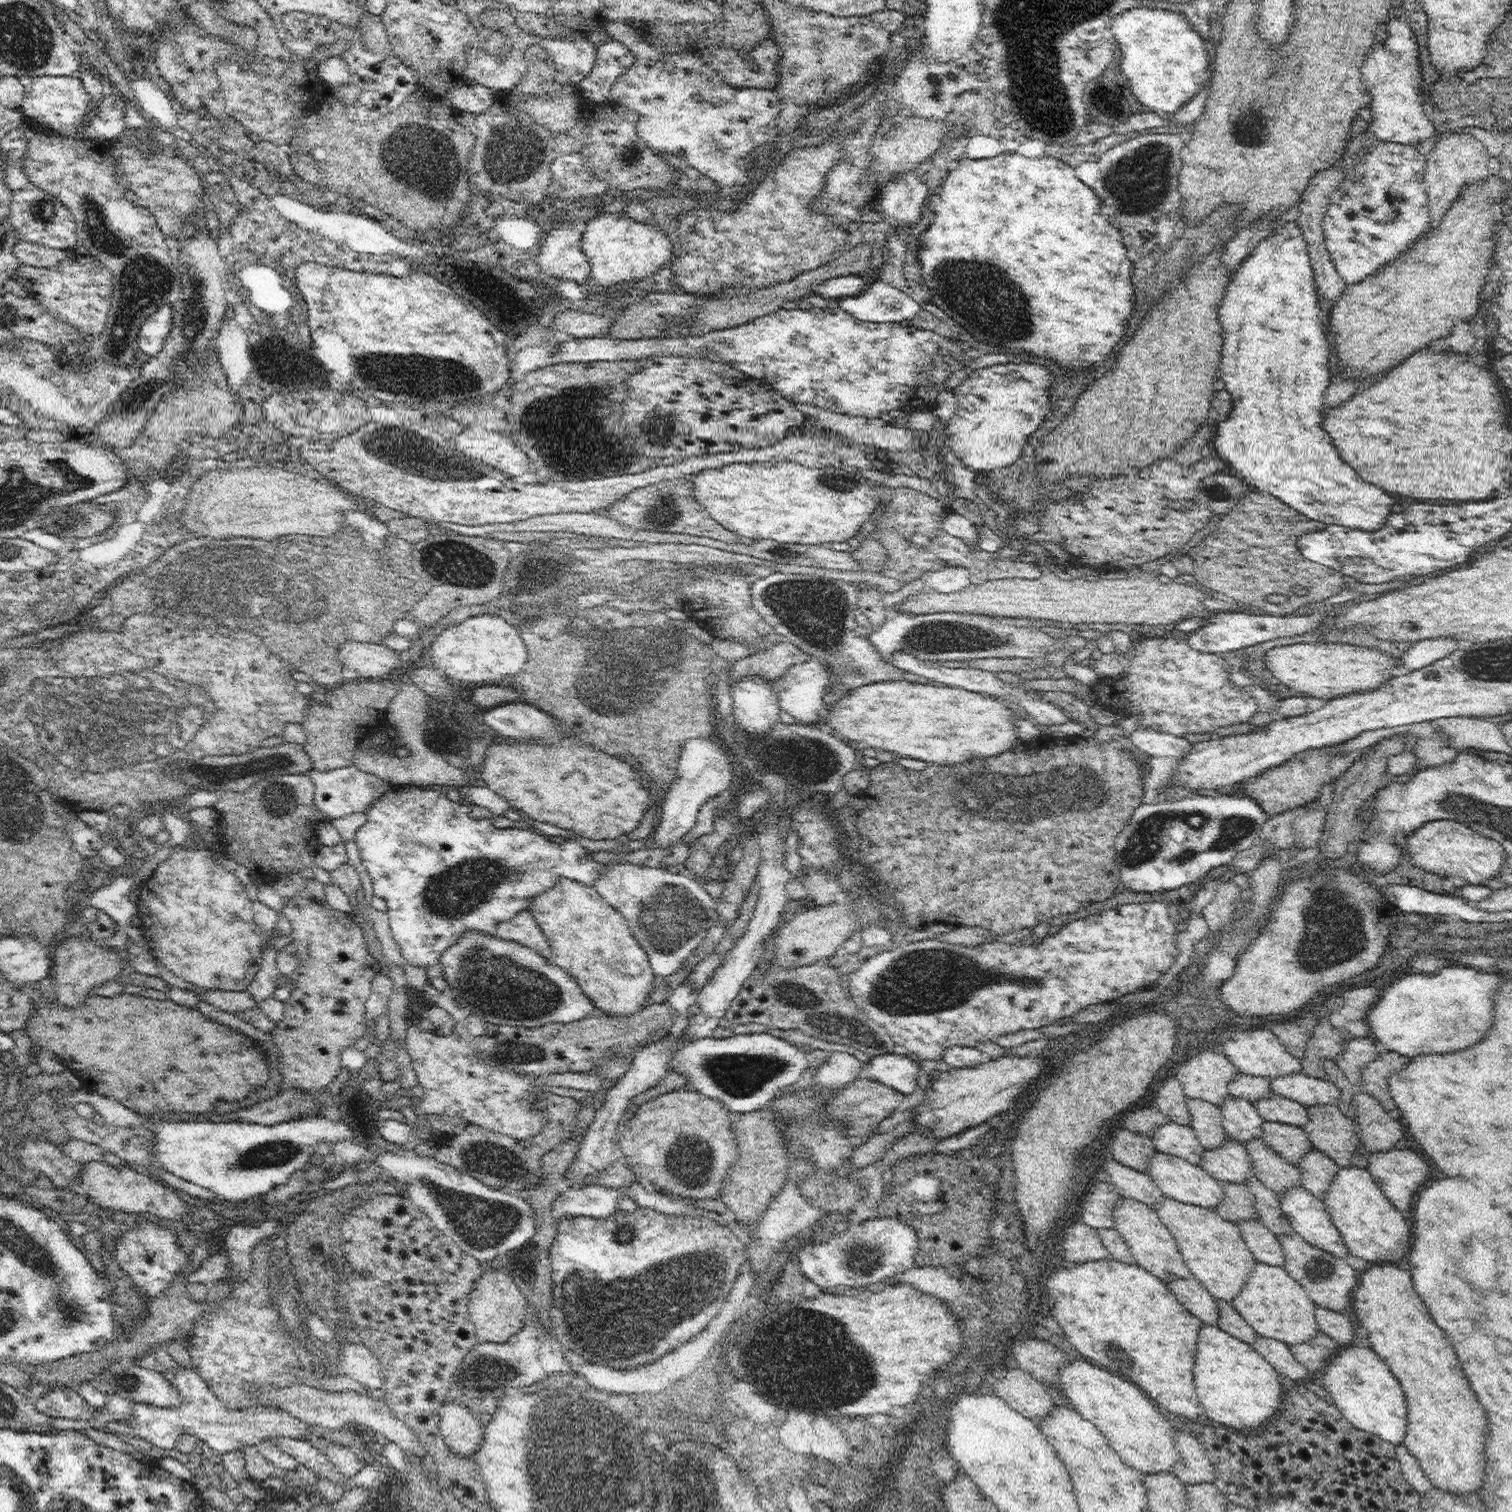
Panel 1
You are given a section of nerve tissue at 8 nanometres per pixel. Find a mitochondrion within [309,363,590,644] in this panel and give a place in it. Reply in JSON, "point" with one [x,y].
{"point":[456,560]}

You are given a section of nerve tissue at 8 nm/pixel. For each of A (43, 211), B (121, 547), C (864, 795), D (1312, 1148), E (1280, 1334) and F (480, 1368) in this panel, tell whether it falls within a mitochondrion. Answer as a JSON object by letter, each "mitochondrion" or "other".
{"A":"mitochondrion","B":"other","C":"other","D":"other","E":"other","F":"mitochondrion"}

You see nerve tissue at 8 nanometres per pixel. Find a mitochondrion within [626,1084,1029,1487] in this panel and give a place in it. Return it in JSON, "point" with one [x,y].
{"point":[839,1376]}

